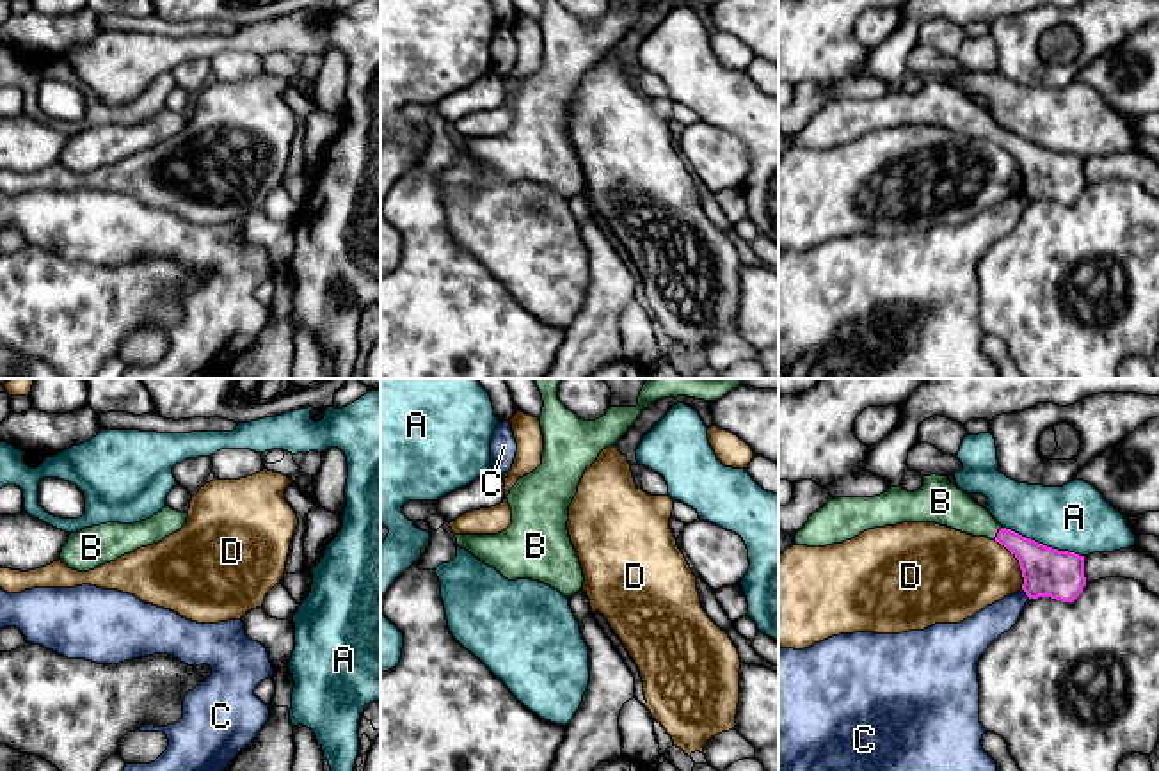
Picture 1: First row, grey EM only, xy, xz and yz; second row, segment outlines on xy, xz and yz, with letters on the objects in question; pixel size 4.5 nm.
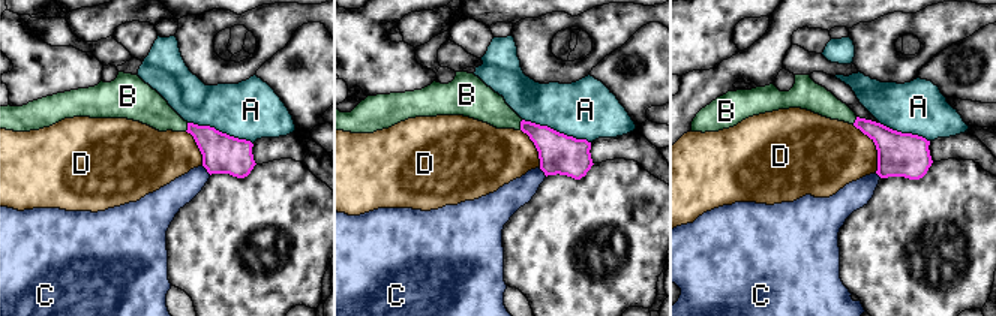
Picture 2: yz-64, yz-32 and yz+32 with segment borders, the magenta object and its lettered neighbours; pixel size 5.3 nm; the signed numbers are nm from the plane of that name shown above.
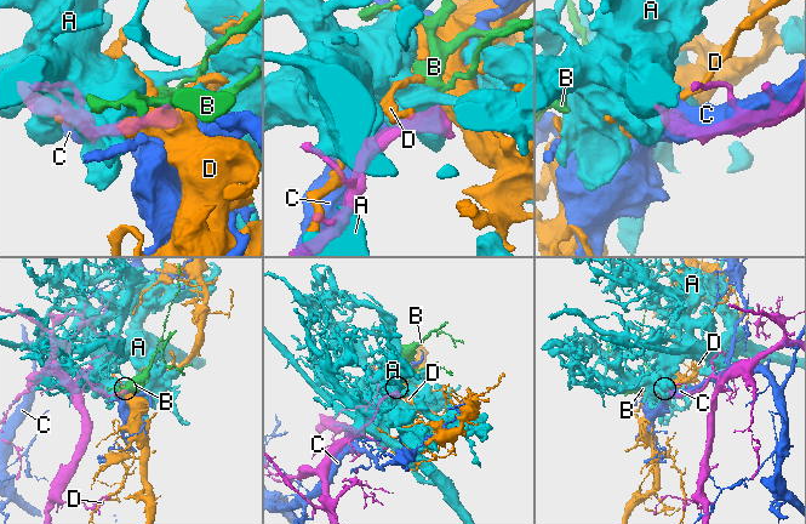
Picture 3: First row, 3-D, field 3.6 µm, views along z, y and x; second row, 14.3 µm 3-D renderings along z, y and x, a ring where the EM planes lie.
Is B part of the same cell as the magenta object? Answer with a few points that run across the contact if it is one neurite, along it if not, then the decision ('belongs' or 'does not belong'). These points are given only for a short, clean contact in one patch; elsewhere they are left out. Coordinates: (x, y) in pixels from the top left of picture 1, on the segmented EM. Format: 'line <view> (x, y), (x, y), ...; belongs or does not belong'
line yz (1040, 565), (1021, 546), (998, 533), (951, 507); belongs

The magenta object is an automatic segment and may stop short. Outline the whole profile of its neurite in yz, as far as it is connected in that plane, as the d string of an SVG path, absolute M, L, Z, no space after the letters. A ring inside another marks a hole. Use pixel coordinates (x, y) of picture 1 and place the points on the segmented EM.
M939 474L924 476L923 487L915 492L898 485L875 497L832 499L809 517L795 535L795 544L827 547L867 529L903 522L935 522L999 542L1019 560L1022 590L1029 599L1051 597L1074 602L1086 586L1084 556L1047 547L1003 528L987 508L947 476Z

